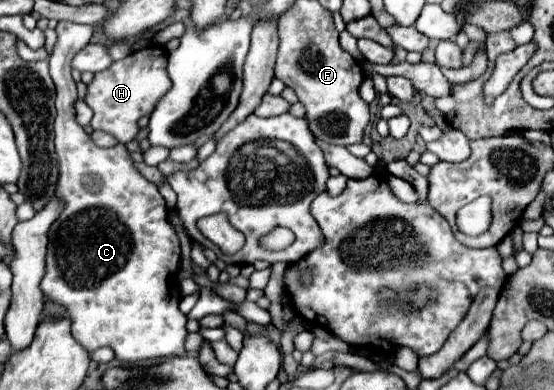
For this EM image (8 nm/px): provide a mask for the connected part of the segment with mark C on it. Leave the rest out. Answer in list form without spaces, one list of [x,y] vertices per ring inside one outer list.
[[[60,21],[56,25],[56,47],[50,61],[50,77],[56,85],[56,121],[54,121],[54,145],[58,155],[58,199],[64,201],[64,209],[50,227],[50,245],[46,255],[46,275],[40,289],[48,301],[66,307],[72,319],[72,335],[90,353],[100,347],[110,347],[120,363],[138,363],[148,359],[172,359],[186,353],[186,315],[178,309],[182,299],[178,285],[180,271],[180,241],[166,219],[166,201],[158,193],[158,187],[140,175],[128,149],[118,143],[110,149],[96,147],[90,135],[74,119],[74,101],[78,99],[76,83],[70,75],[74,55],[90,41],[94,27]]]

